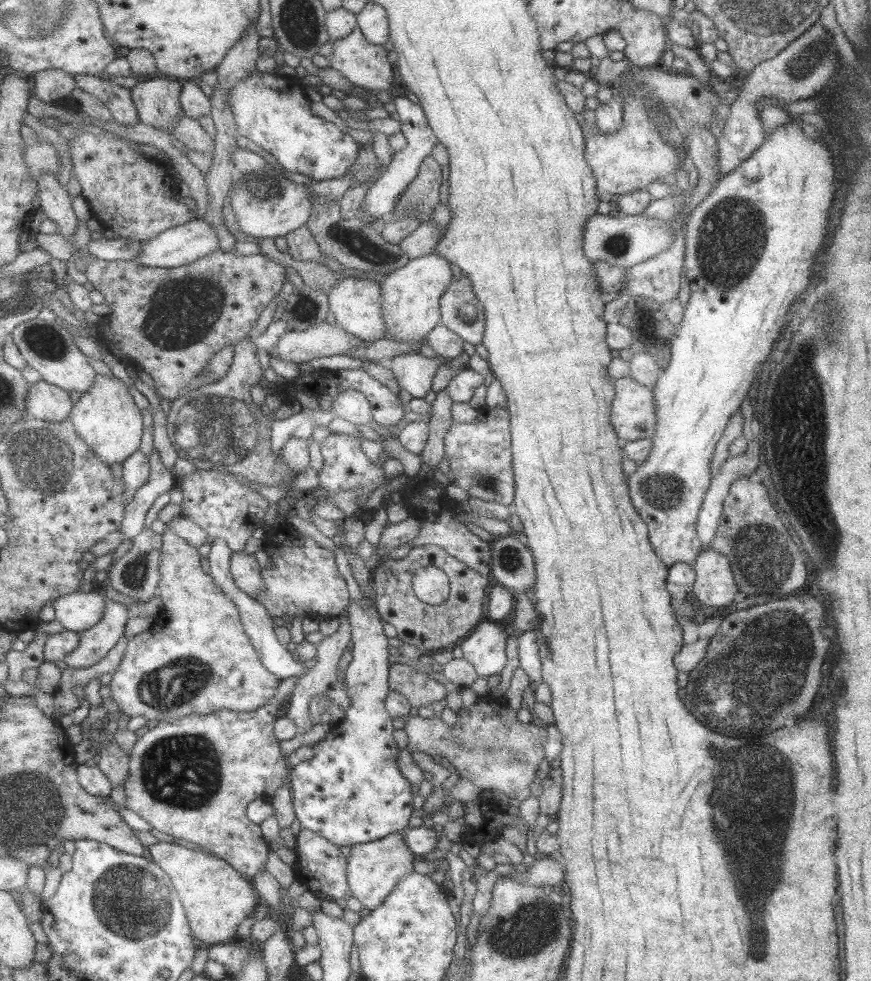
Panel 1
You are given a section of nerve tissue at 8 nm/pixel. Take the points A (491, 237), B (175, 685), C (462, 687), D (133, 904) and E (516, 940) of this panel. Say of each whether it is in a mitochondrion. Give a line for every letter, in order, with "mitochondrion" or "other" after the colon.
A: other
B: mitochondrion
C: other
D: mitochondrion
E: mitochondrion

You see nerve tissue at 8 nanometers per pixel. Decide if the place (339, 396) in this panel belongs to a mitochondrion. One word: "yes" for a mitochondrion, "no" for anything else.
no

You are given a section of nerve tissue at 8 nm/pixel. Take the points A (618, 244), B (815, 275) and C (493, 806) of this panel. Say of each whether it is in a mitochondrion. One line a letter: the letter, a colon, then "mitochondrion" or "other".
A: mitochondrion
B: other
C: other

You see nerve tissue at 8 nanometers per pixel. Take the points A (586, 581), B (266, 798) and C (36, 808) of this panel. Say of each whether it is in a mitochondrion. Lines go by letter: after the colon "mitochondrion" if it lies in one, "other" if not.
A: other
B: other
C: mitochondrion

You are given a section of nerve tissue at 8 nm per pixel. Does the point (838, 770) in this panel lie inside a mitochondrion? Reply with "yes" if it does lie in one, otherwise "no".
no

